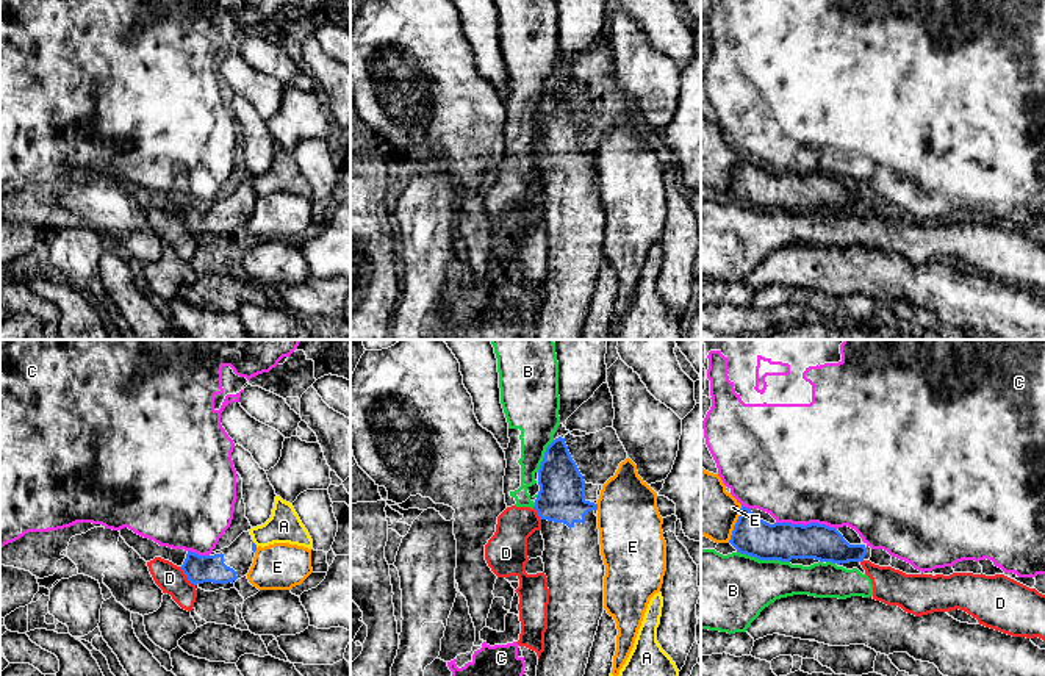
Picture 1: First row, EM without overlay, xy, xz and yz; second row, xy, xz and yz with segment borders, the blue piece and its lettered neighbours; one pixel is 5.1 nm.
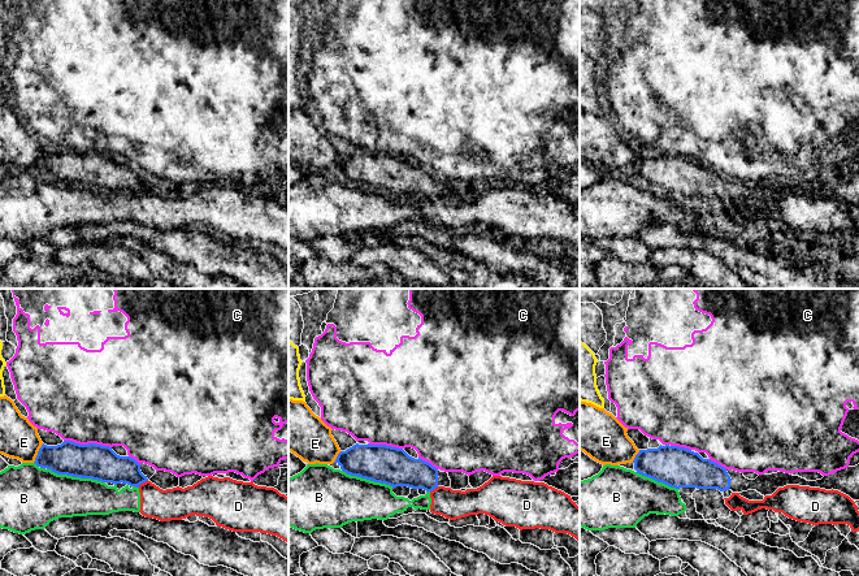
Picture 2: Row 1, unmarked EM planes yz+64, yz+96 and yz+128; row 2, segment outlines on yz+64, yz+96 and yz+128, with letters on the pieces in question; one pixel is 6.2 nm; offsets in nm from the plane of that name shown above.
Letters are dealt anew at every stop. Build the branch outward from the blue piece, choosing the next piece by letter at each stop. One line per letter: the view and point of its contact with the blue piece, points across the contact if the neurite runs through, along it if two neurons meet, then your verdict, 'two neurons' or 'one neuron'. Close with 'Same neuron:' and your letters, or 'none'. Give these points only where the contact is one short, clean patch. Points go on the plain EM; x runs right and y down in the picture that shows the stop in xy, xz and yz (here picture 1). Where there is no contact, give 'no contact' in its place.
A: meets blue in xy at (255, 194); border along xy (252, 191), (257, 196); two neurons
B: meets blue in yz at (764, 208); two neurons
C: meets blue in yz at (806, 174); two neurons
D: meets blue in xy at (186, 226); border along xy (180, 216), (194, 235); two neurons
E: meets blue in yz at (736, 174); two neurons
Same neuron: none

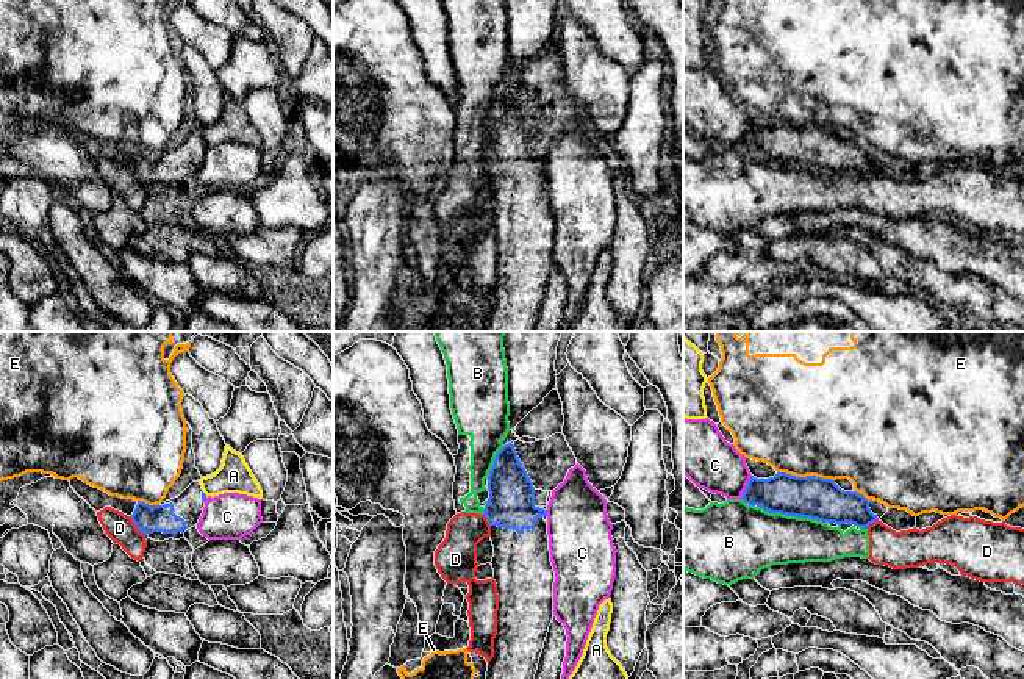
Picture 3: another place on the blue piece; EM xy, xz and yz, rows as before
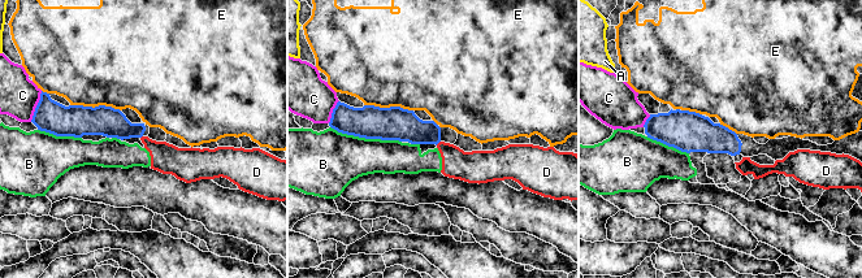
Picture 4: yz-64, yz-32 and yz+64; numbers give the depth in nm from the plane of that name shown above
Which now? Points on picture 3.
A: meets blue in xy at (205, 144); border along xy (202, 141), (207, 146); two neurons
B: meets blue in yz at (791, 165); two neurons
C: meets blue in yz at (746, 136); two neurons
D: meets blue in xy at (136, 176); border along xy (130, 166), (144, 185); two neurons
E: meets blue in yz at (807, 125); two neurons
Same neuron: none

